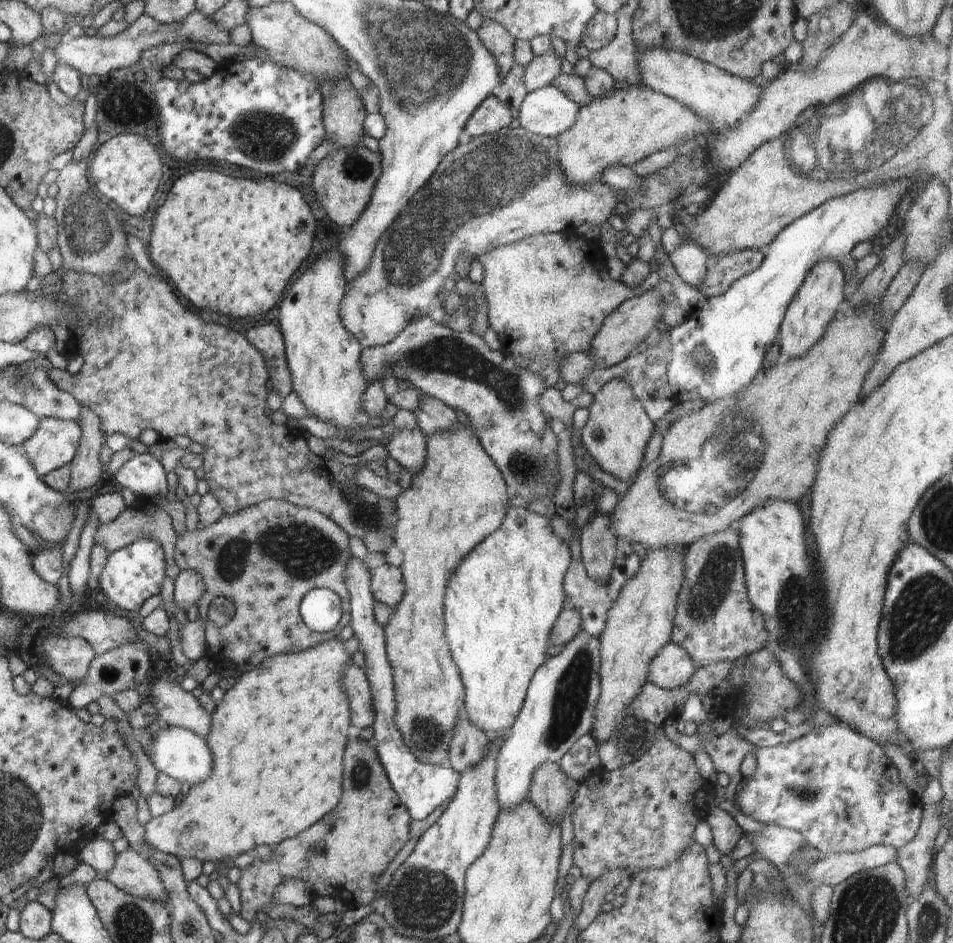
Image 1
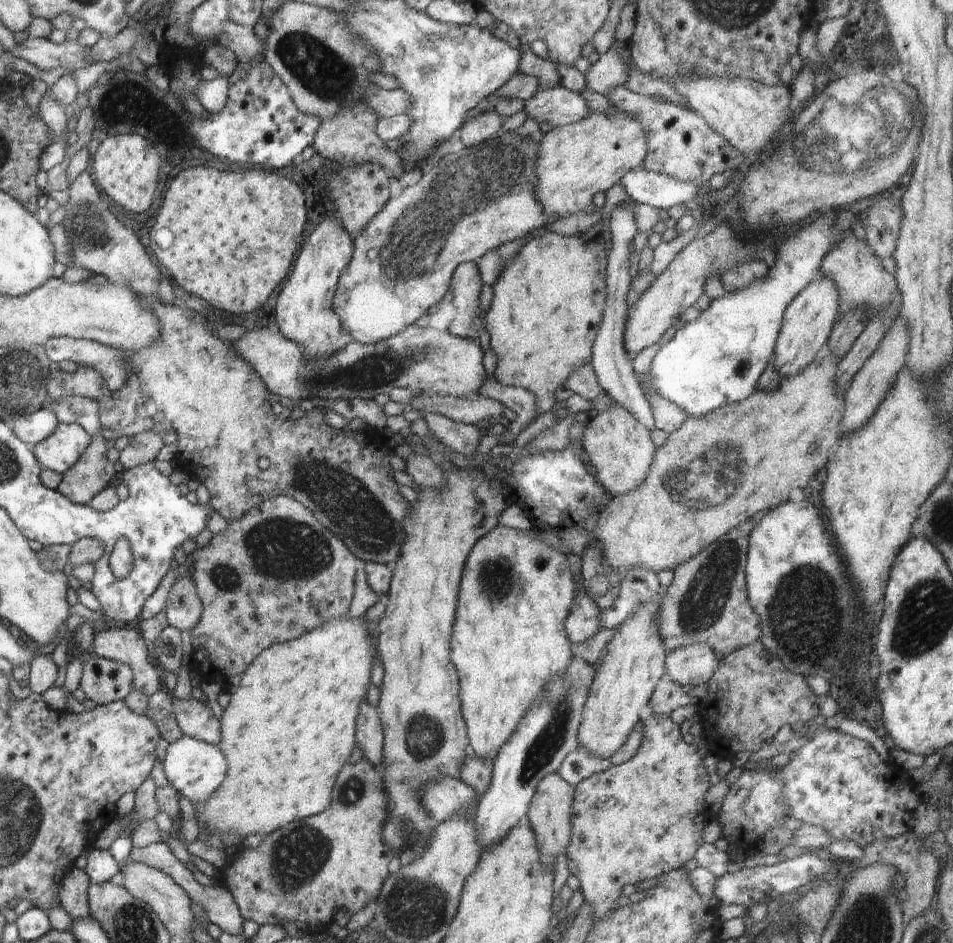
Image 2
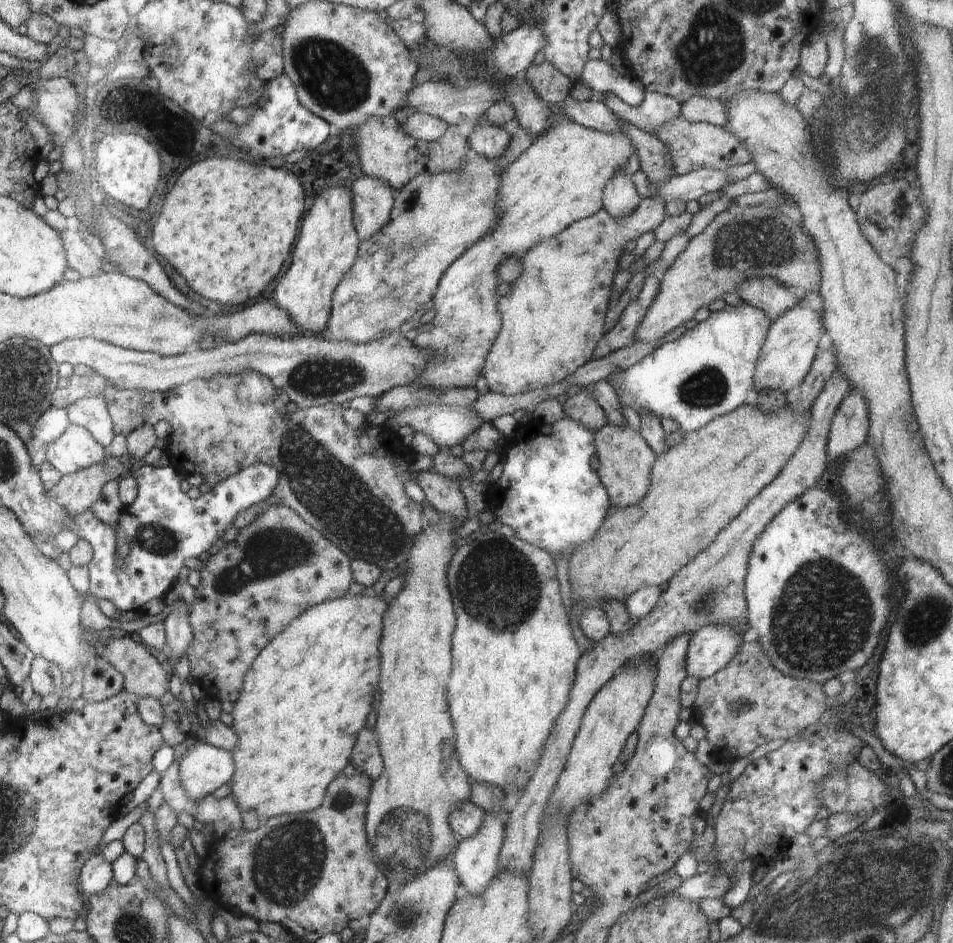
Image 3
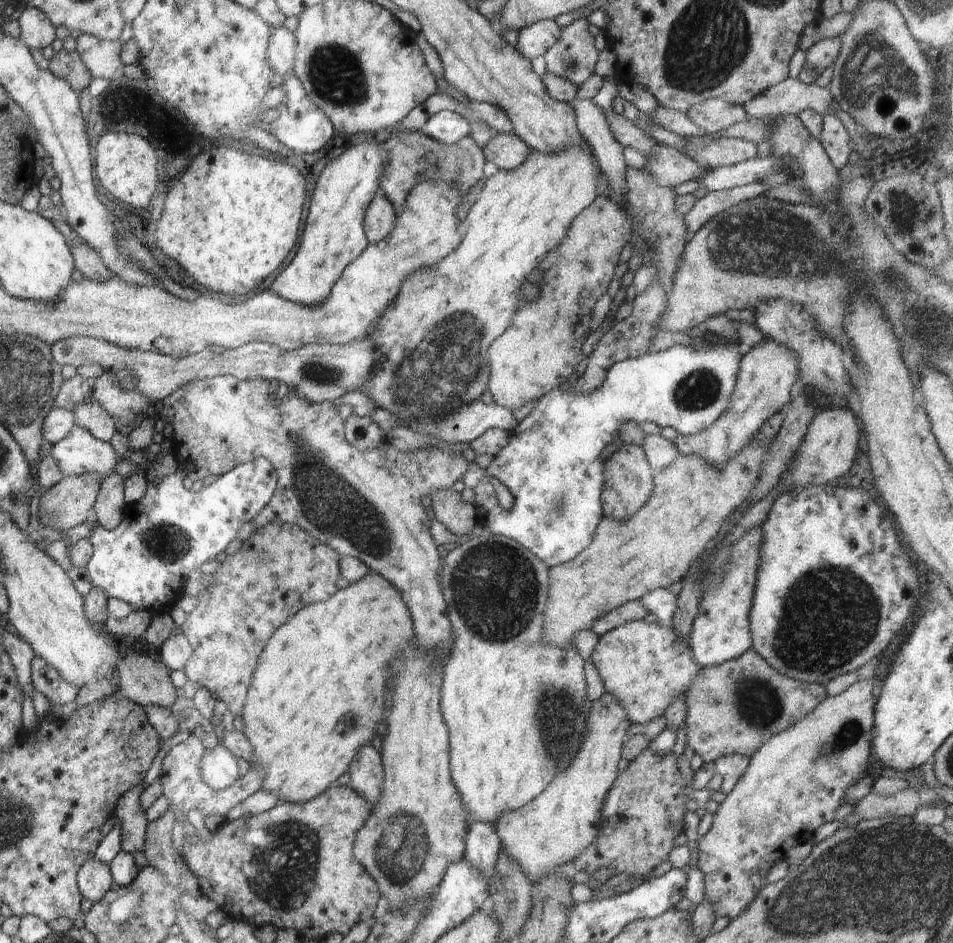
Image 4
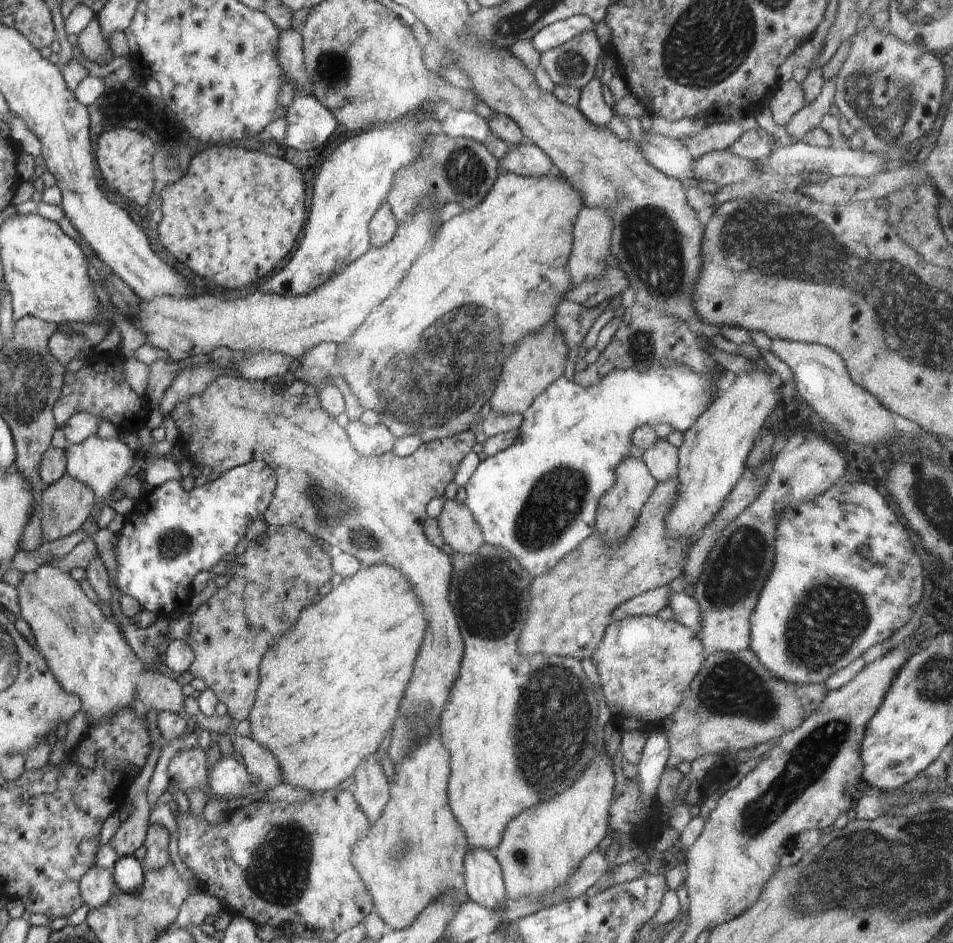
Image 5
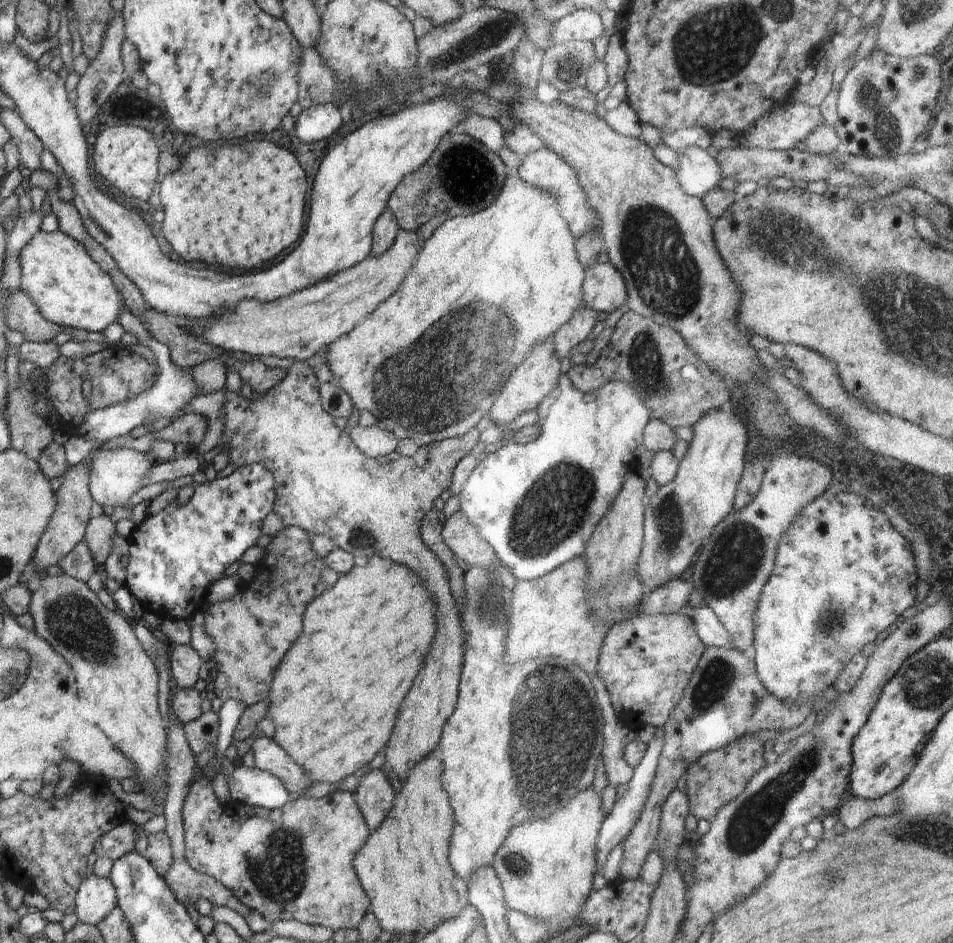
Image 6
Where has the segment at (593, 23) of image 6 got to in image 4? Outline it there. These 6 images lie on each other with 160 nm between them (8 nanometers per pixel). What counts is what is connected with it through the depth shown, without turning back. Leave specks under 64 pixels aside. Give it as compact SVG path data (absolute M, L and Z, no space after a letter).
M541 20L524 27L517 36L514 50L526 60L534 60L543 54L559 40L561 27L553 20Z

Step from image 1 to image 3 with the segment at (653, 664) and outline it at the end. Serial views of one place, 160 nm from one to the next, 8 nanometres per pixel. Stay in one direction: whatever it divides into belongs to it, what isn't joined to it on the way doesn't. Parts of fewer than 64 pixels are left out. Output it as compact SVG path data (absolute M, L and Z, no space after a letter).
M746 624L742 629L733 625L708 625L692 634L686 653L687 674L699 681L716 674L719 670L726 668L736 650L742 644L742 636L748 629Z

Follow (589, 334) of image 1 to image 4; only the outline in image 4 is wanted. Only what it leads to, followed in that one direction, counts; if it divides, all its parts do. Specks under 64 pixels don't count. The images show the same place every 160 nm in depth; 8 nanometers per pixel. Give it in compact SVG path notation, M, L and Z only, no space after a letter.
M598 195L594 202L570 223L567 235L540 262L544 282L538 298L522 304L512 316L510 328L506 328L506 332L487 348L490 365L487 388L490 388L493 400L498 406L512 411L530 400L540 399L569 380L583 358L582 344L591 331L589 326L592 322L594 304L600 296L608 292L608 286L615 276L614 270L619 264L620 251L632 238L633 222L629 214L606 195Z

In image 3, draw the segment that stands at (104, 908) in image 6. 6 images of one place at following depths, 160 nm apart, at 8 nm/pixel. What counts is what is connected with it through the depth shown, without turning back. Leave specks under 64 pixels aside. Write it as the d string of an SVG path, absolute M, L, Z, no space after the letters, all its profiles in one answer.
M94 853L81 870L82 894L88 898L108 890L113 876L112 863L102 853Z

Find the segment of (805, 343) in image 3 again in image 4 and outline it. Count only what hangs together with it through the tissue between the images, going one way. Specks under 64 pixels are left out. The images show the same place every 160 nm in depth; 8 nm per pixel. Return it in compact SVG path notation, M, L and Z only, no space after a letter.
M765 338L762 344L753 346L741 360L739 371L737 374L737 383L732 391L730 402L726 410L714 421L707 429L695 435L684 436L678 435L673 443L678 449L680 455L700 455L703 456L709 463L715 467L723 467L723 464L730 460L735 454L742 450L759 432L761 424L769 419L775 412L782 409L784 404L791 402L792 385L800 375L799 360L797 354L786 345L780 344L778 341Z

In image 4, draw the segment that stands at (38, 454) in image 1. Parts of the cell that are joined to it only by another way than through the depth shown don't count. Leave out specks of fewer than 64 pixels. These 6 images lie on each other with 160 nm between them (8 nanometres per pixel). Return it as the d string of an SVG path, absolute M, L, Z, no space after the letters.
M74 426L73 430L60 442L53 444L49 455L56 460L64 477L96 473L103 478L114 473L114 466L120 460L109 442L94 438L89 430L78 426Z

